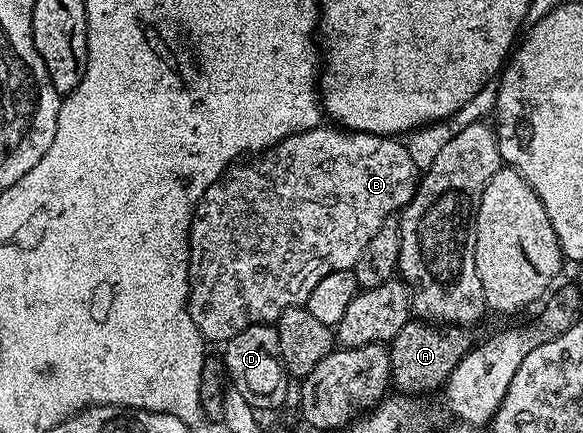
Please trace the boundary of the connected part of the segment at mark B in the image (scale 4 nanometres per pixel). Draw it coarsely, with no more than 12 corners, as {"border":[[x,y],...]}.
{"border":[[327,124],[191,217],[208,343],[306,307],[408,206],[400,139]]}

